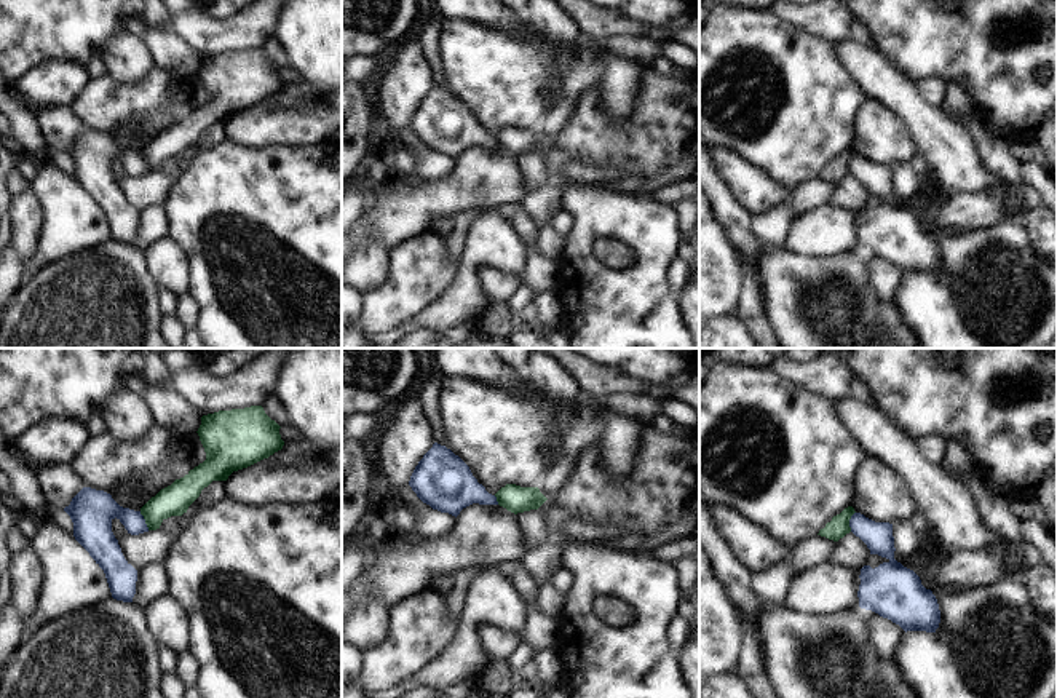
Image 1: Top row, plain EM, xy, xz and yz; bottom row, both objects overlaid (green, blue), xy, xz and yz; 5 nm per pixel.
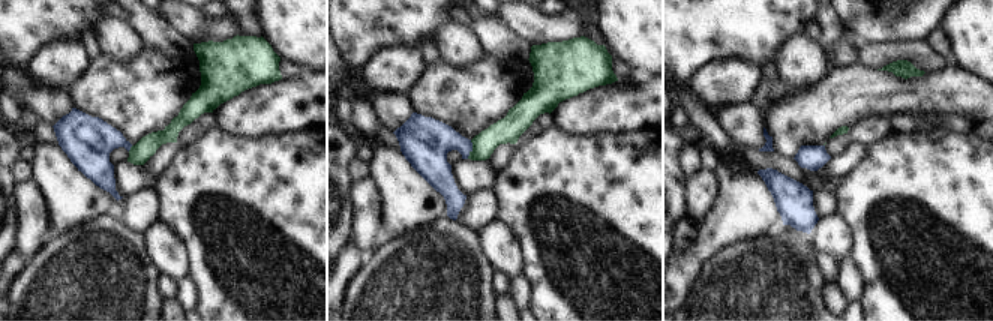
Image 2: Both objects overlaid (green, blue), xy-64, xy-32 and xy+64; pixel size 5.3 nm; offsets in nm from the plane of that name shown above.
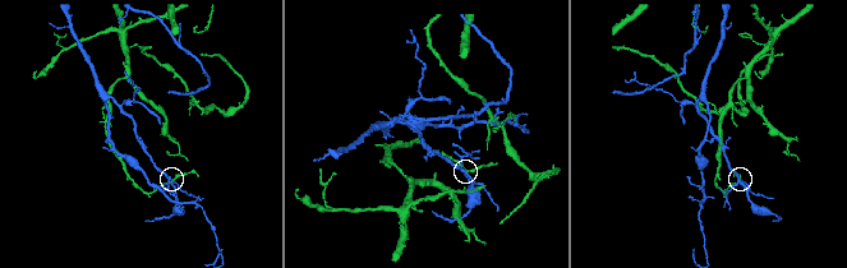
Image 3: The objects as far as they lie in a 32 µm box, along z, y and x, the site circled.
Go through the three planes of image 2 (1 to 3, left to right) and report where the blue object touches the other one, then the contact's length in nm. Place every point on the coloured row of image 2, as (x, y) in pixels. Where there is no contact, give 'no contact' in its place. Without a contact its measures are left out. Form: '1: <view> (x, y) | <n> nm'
1: xy-64 (131, 149) | 40 nm
2: xy-32 (473, 149) | 110 nm
3: no contact

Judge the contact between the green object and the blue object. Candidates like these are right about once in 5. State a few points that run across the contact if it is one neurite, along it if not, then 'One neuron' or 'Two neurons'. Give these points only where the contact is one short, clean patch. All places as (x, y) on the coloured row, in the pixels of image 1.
Two neurons

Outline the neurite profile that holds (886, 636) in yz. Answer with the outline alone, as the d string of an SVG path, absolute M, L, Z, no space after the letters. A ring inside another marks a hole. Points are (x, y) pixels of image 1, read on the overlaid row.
M877 615L870 621L870 639L880 648L885 661L897 661L905 631L888 618Z

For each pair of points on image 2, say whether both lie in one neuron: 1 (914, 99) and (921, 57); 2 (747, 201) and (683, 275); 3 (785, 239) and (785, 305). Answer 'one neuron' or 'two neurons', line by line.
1: two neurons
2: one neuron
3: one neuron

